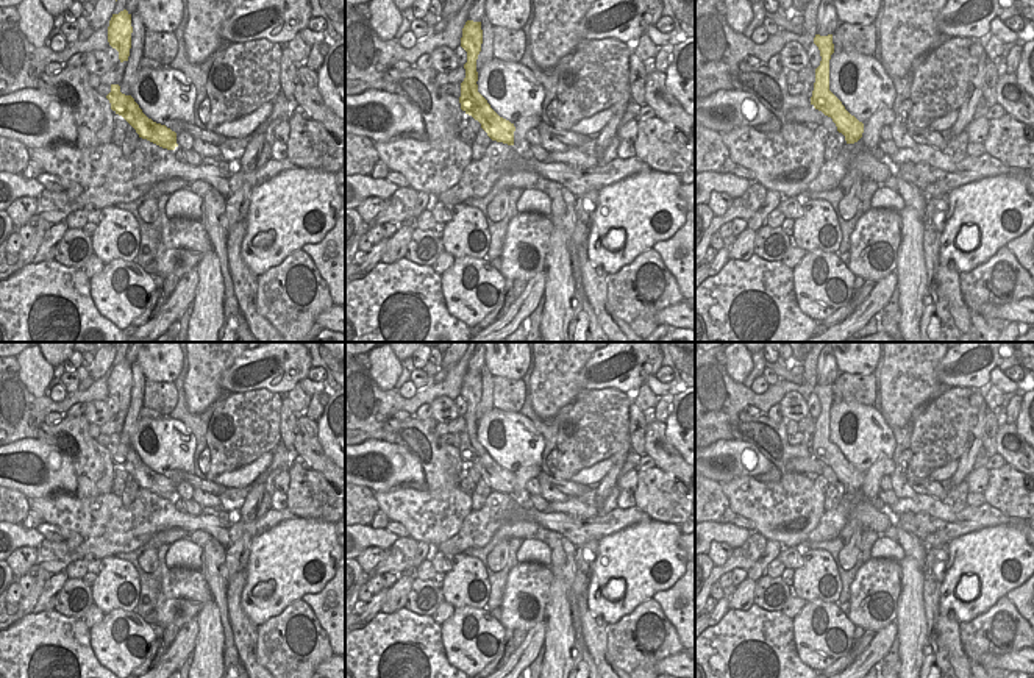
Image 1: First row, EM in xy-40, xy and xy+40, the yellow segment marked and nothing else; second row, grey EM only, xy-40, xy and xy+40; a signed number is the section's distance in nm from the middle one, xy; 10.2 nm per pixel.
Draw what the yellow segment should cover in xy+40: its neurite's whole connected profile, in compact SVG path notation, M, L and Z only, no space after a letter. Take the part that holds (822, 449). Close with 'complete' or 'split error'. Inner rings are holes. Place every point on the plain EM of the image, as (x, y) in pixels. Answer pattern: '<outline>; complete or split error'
M815 384L814 394L820 400L822 411L815 419L811 455L833 469L837 481L845 486L847 494L854 494L862 487L864 473L851 466L842 451L829 441L829 409L834 403L833 384Z; complete

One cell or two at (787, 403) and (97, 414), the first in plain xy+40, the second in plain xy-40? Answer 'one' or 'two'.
one

